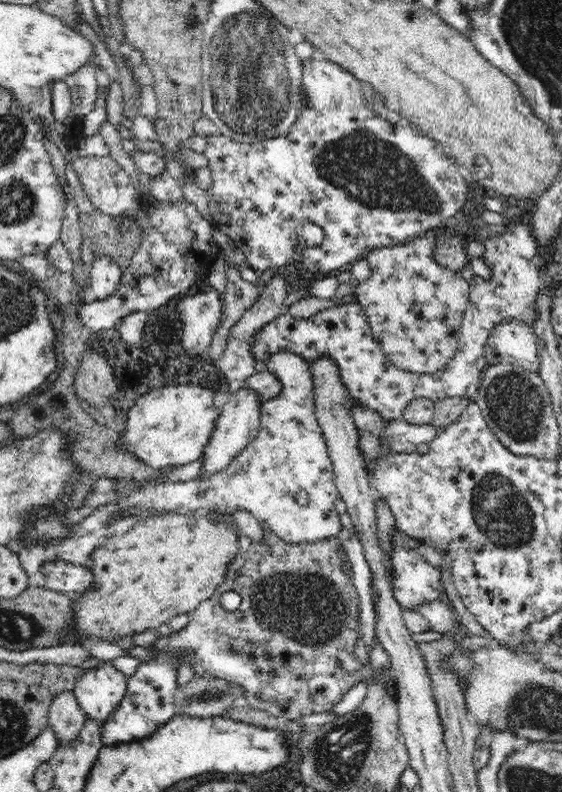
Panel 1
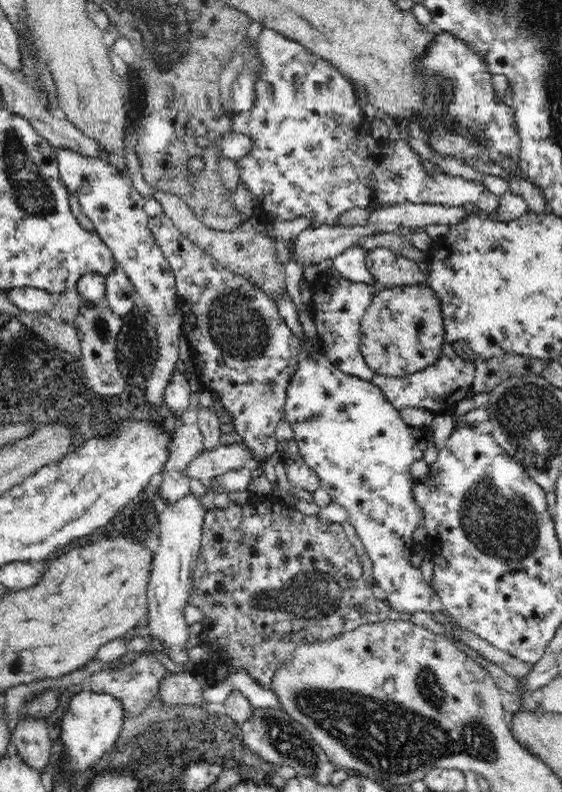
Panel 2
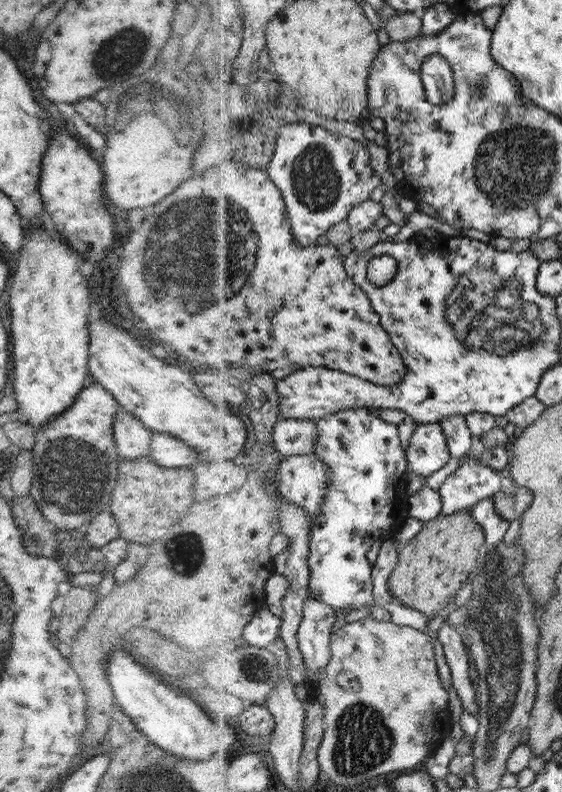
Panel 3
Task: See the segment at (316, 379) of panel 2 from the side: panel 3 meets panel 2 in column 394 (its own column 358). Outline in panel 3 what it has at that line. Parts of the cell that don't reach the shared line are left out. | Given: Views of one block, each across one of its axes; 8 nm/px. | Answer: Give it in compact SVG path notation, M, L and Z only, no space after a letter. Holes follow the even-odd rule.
M361 406L346 408L318 421L321 439L315 450L330 465L329 496L323 514L316 520L311 540L310 566L312 578L309 594L316 600L331 604L336 610L360 610L374 600L376 595L373 565L368 552L388 532L397 531L410 516L408 494L408 460L402 446L402 436L397 424L388 422L377 414L378 408Z

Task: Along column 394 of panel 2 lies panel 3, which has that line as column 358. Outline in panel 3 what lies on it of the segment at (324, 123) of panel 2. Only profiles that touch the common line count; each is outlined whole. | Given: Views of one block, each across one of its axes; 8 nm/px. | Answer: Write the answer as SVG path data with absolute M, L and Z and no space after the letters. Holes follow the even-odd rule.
M311 117L283 128L269 175L284 194L297 242L302 246L316 245L322 236L348 221L356 206L370 201L382 180L370 167L372 154L364 142L332 134Z

